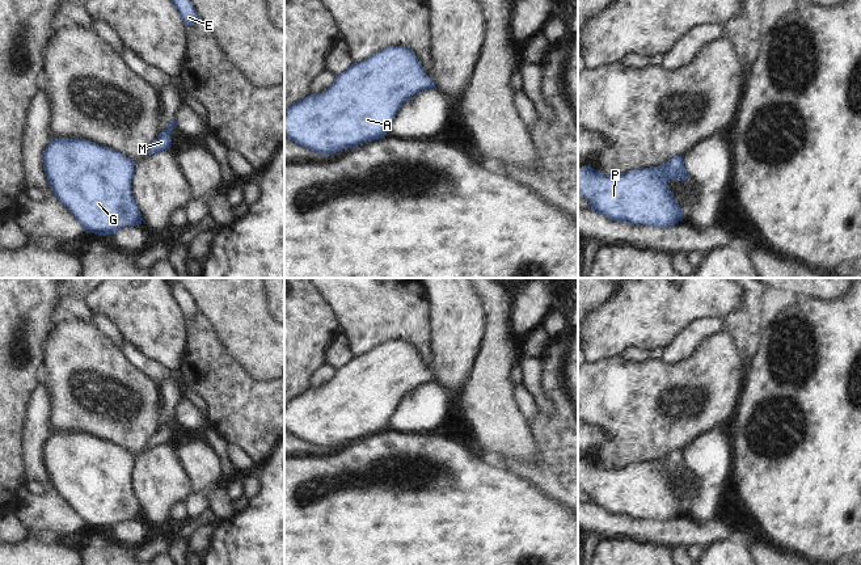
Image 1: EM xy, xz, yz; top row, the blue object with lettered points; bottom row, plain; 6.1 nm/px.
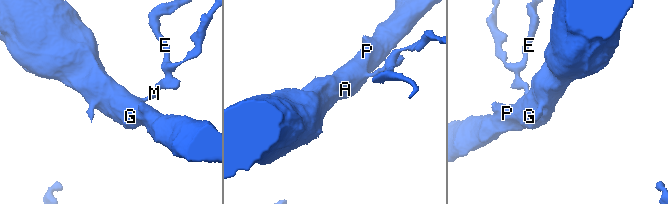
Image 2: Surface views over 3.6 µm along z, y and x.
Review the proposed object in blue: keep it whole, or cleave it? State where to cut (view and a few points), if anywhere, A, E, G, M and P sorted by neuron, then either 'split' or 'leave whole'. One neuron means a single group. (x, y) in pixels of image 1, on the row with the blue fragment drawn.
cut none; groups A E G M P; leave whole

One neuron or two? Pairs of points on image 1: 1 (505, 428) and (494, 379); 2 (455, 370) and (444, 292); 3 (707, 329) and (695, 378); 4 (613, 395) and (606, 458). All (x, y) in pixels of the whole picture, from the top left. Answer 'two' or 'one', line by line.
1: one
2: one
3: two
4: one

